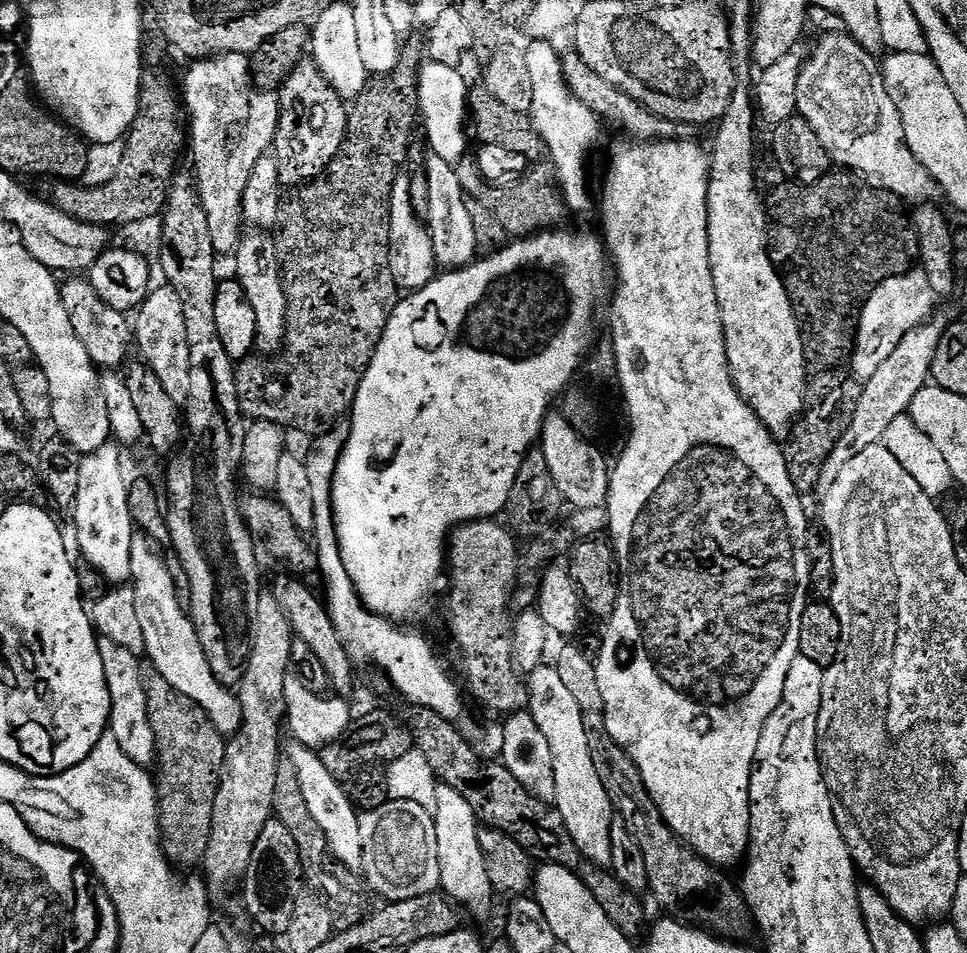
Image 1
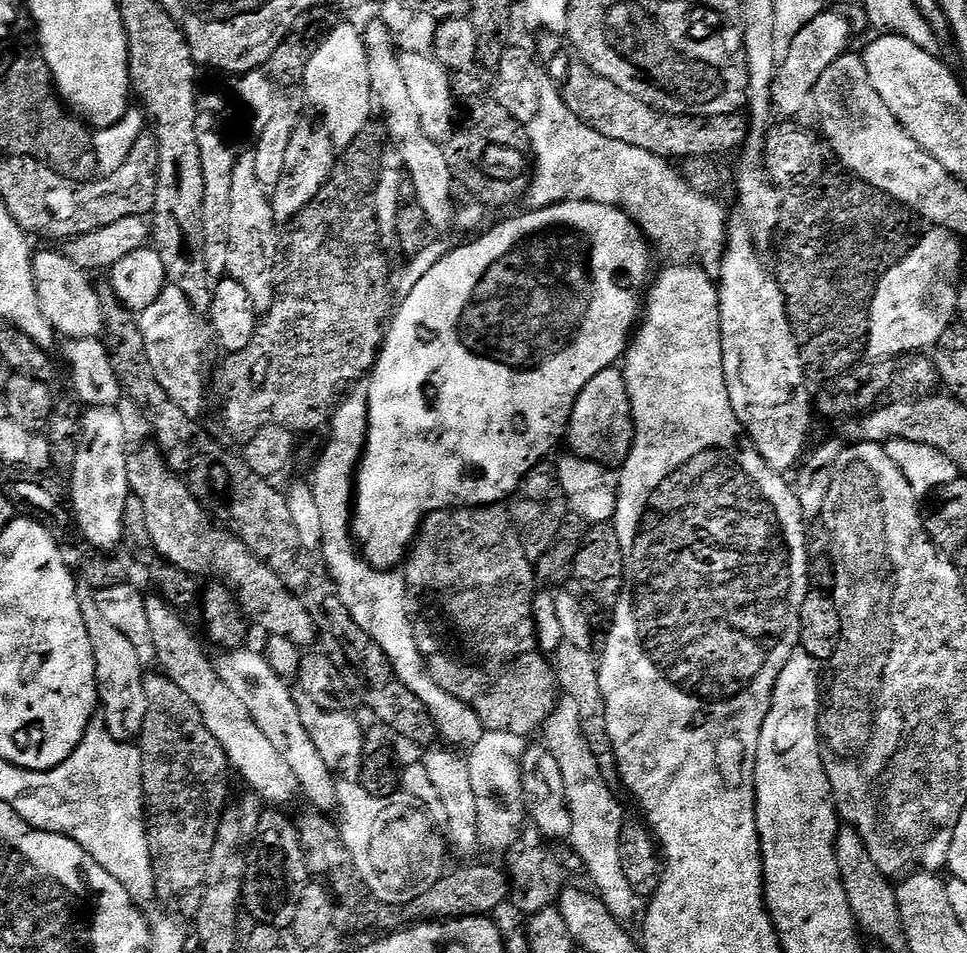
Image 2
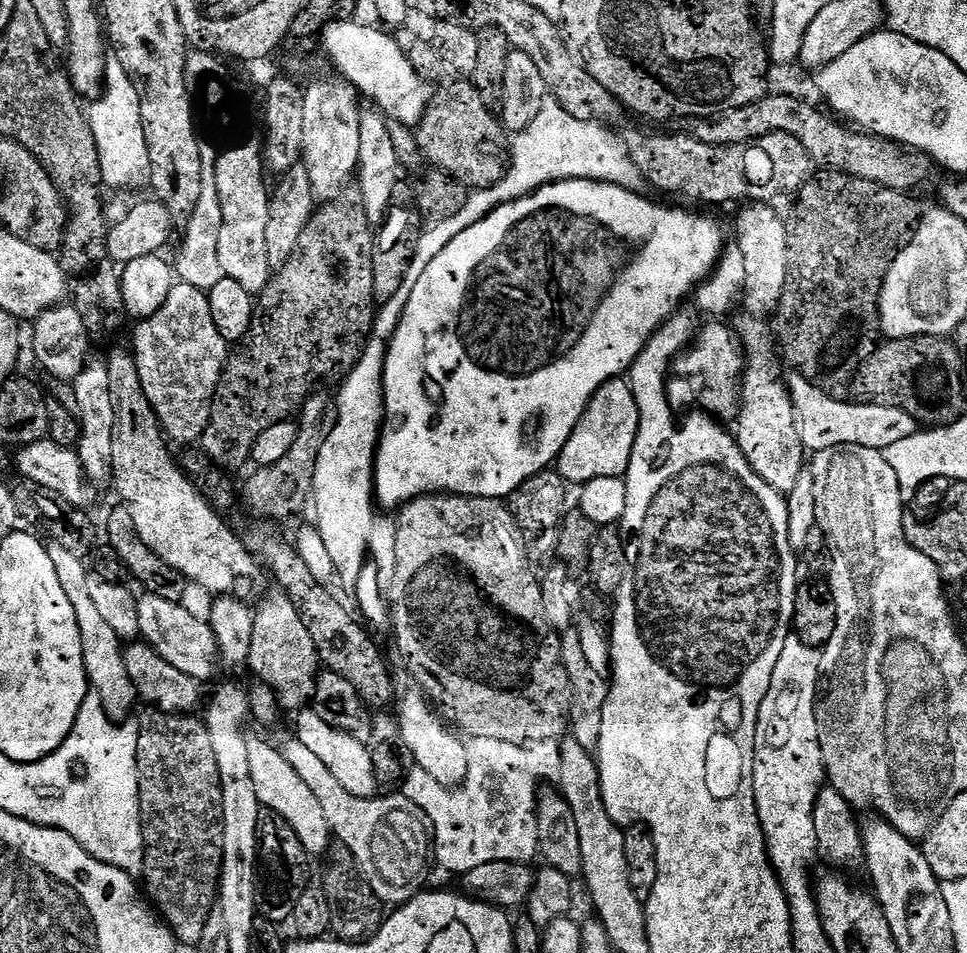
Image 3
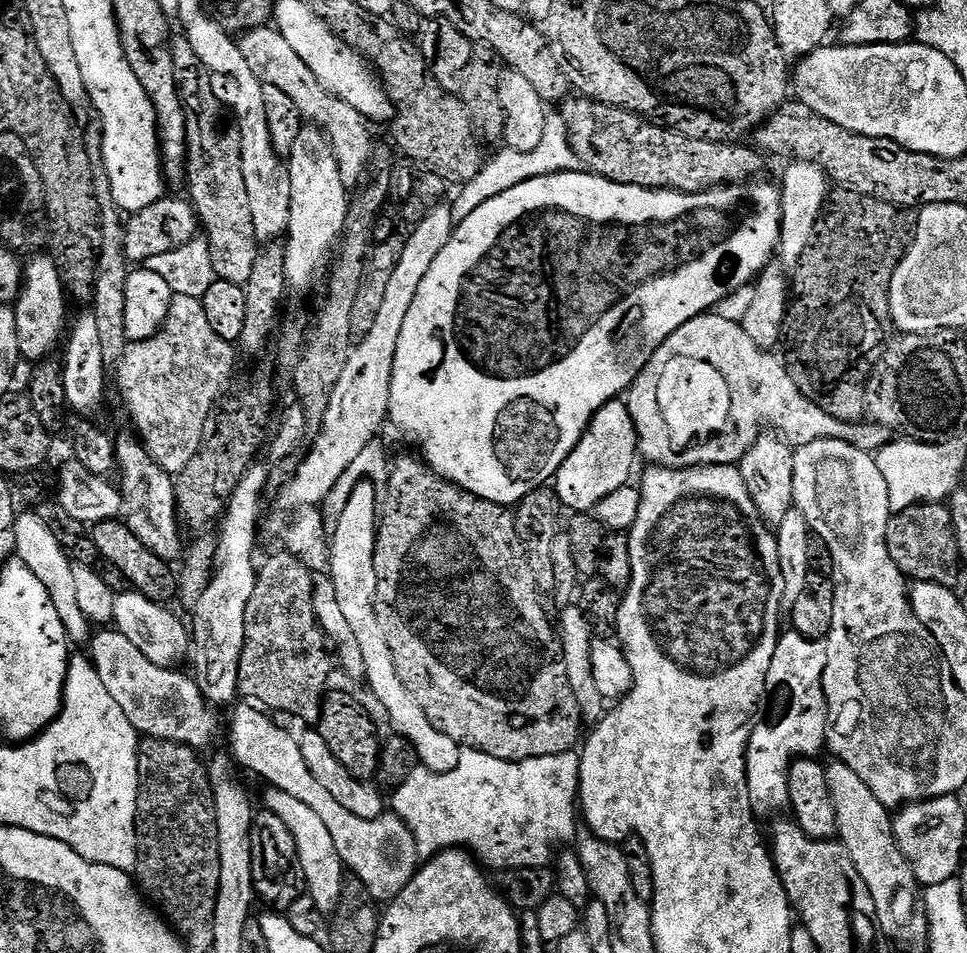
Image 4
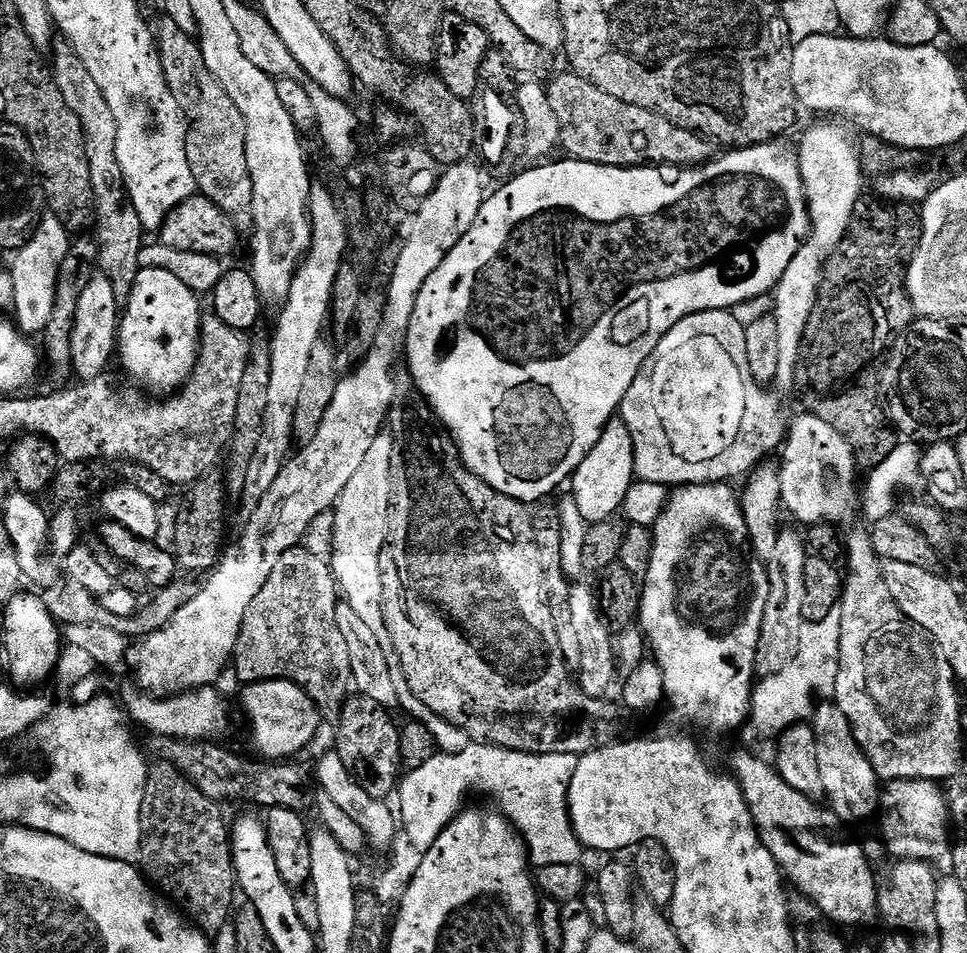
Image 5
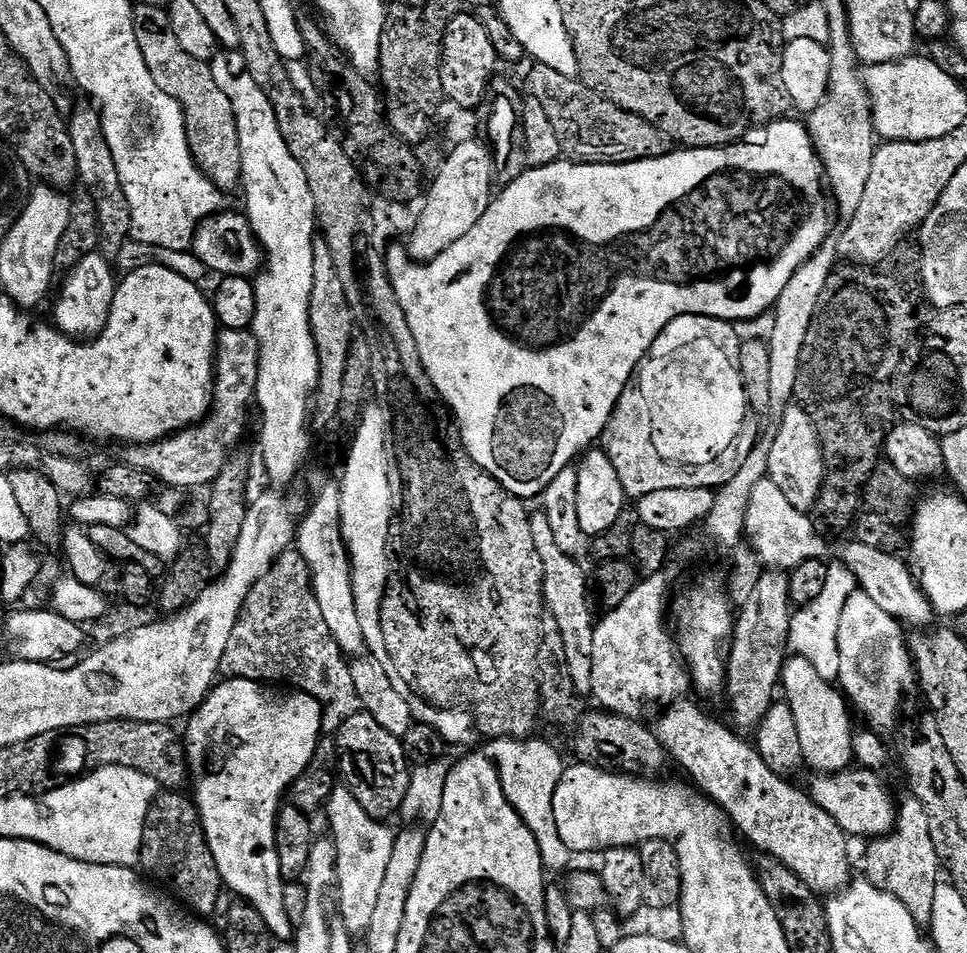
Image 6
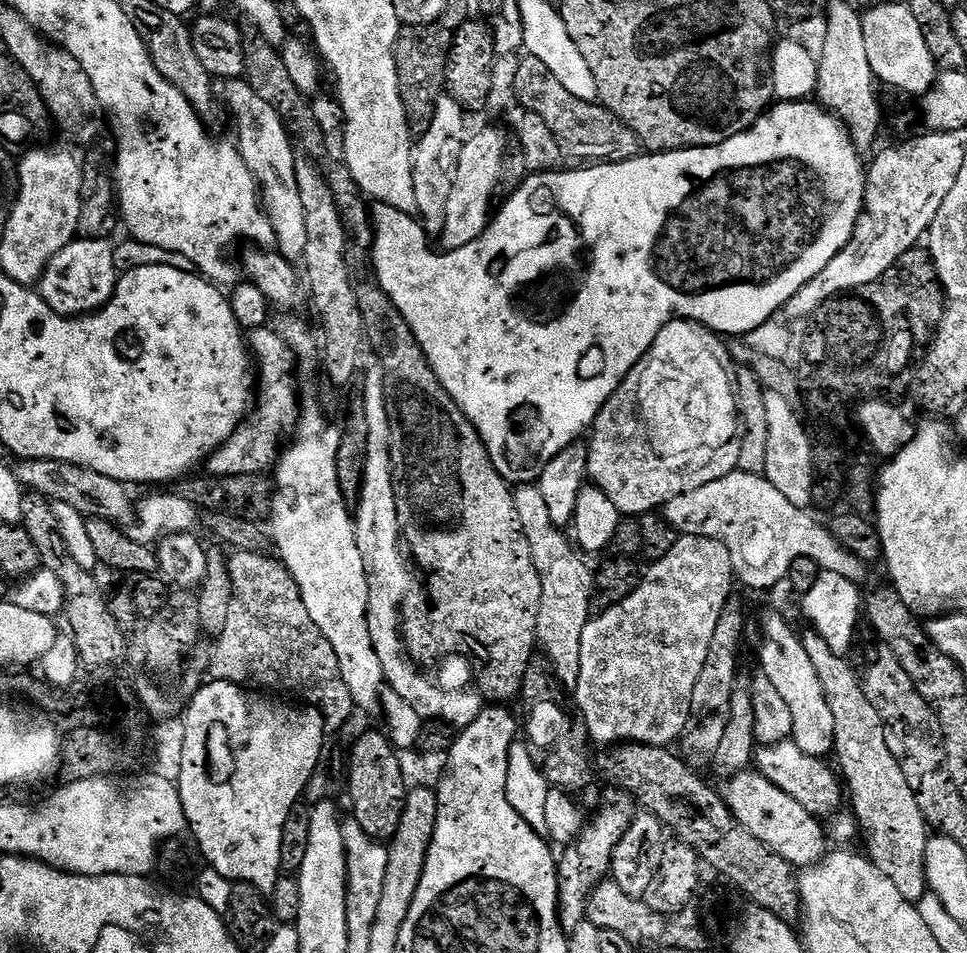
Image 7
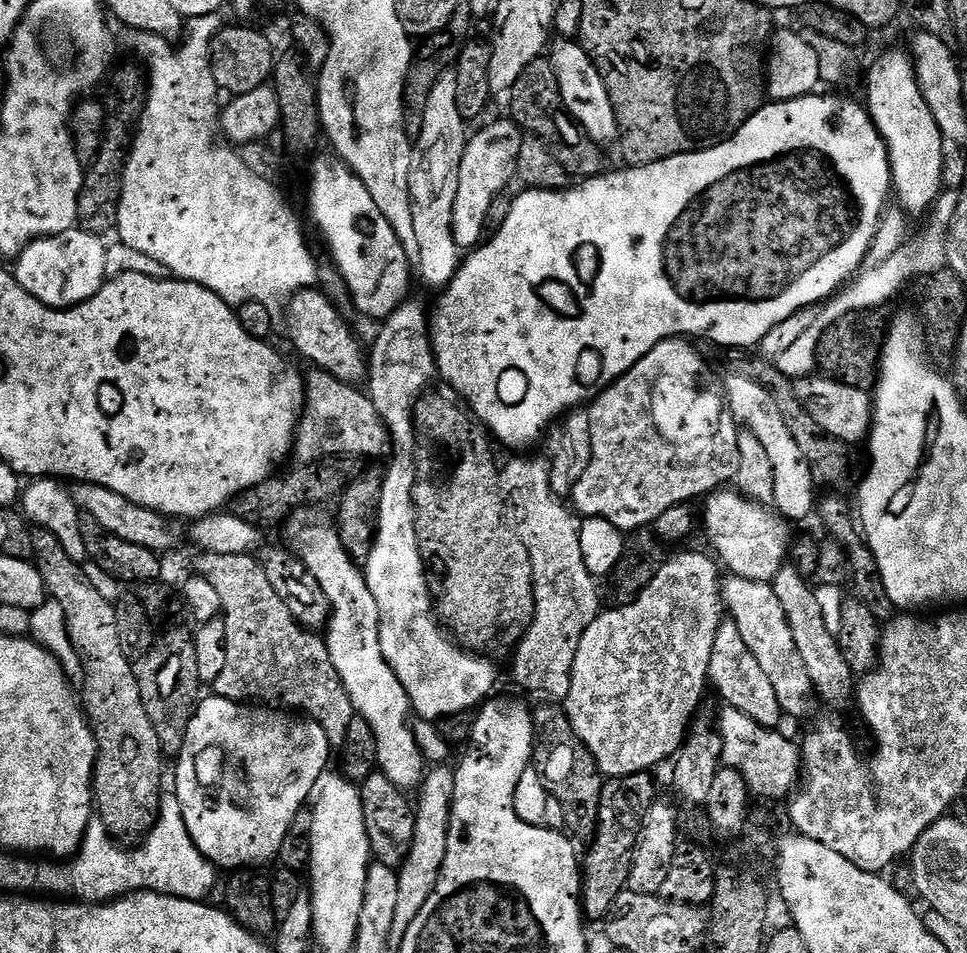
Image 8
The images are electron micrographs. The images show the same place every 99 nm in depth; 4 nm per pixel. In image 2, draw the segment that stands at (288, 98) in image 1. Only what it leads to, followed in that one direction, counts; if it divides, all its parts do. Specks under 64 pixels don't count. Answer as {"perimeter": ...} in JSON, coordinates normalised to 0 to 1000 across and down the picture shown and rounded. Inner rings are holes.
{"perimeter":[[[310,128],[303,136],[303,143],[296,158],[295,177],[292,178],[291,189],[279,201],[282,229],[286,236],[297,236],[306,230],[306,226],[317,214],[325,212],[333,195],[340,192],[343,177],[347,174],[349,165],[345,163],[343,146],[339,144],[338,139],[330,133],[327,134]]]}

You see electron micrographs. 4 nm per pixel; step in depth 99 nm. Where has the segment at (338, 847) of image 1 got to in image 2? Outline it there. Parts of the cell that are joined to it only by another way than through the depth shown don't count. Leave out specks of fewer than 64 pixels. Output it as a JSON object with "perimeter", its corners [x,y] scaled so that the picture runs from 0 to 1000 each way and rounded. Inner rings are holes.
{"perimeter":[[[253,678],[229,683],[228,689],[221,693],[225,711],[230,711],[230,716],[234,716],[234,720],[238,722],[238,728],[242,728],[246,737],[254,741],[259,753],[267,758],[267,766],[275,770],[283,787],[287,787],[287,791],[292,791],[292,795],[300,800],[300,808],[304,808],[304,816],[308,816],[313,838],[319,838],[324,849],[336,854],[342,853],[347,848],[347,818],[344,807],[339,805],[333,791],[329,791],[329,783],[325,783],[325,776],[321,774],[312,758],[303,723],[298,723],[299,715],[287,708],[283,699],[279,699],[272,683],[260,684],[259,680]]]}

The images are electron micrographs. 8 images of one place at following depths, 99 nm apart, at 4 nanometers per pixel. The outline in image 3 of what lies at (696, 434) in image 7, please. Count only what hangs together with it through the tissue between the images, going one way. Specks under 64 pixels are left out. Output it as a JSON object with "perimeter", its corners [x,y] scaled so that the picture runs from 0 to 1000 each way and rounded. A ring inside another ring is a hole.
{"perimeter":[[[732,340],[723,345],[722,356],[702,375],[703,395],[689,403],[691,419],[696,425],[716,424],[728,416],[733,433],[760,438],[763,432],[763,396],[770,389],[771,378],[762,349],[749,340]],[[826,392],[820,393],[820,399],[817,399],[817,414],[819,425],[823,428],[823,443],[827,446],[831,469],[840,476],[876,466],[913,472],[923,468],[925,464],[941,460],[949,453],[948,441],[937,434],[937,430],[929,430],[925,426],[865,420]]]}

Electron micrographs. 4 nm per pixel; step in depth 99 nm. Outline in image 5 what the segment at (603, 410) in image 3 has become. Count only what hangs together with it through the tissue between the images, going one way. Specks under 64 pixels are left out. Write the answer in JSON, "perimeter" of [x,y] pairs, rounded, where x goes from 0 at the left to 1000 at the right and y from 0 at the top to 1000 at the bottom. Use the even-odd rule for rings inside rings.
{"perimeter":[[[634,439],[618,464],[606,476],[589,501],[589,519],[595,523],[602,542],[609,551],[638,540],[645,532],[647,518],[654,513],[658,490],[655,485],[654,461],[645,449],[644,441]]]}

